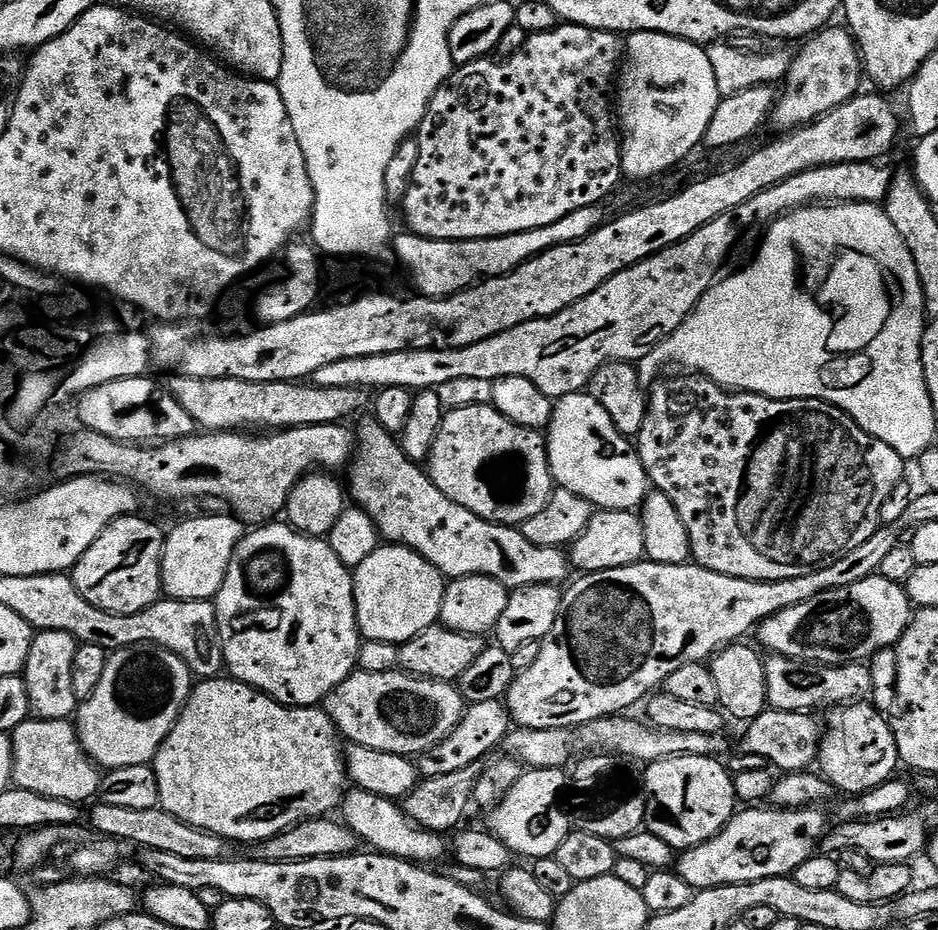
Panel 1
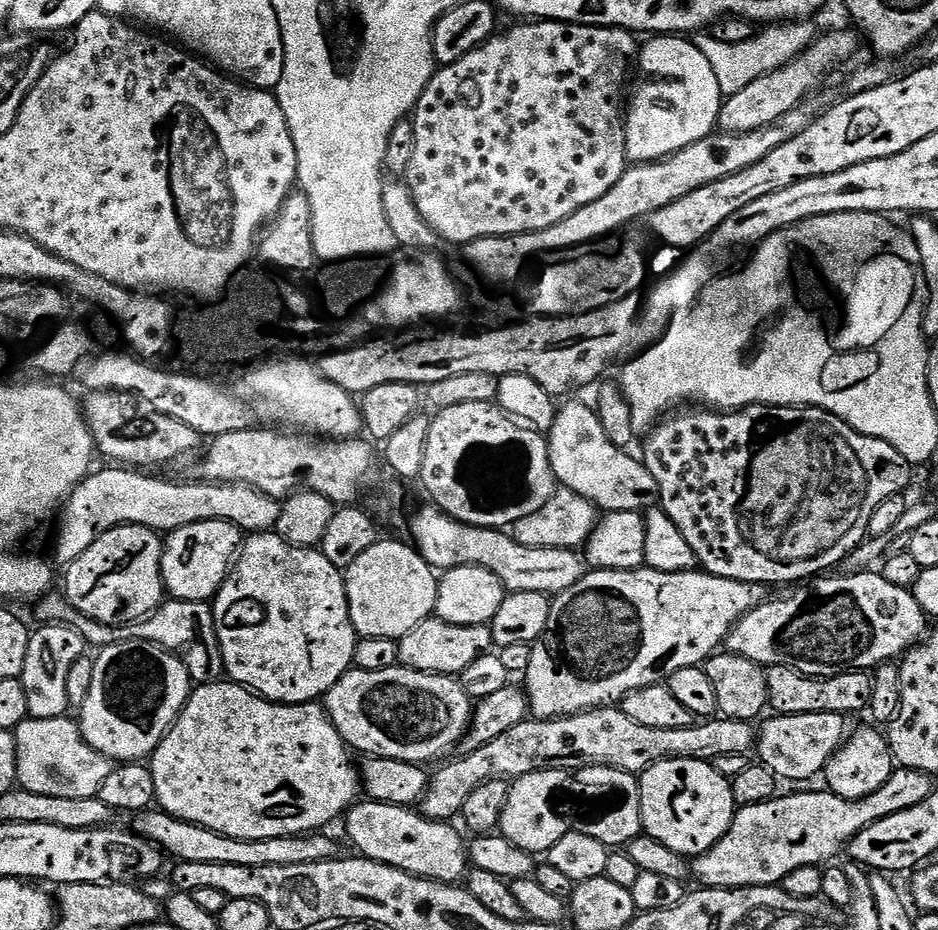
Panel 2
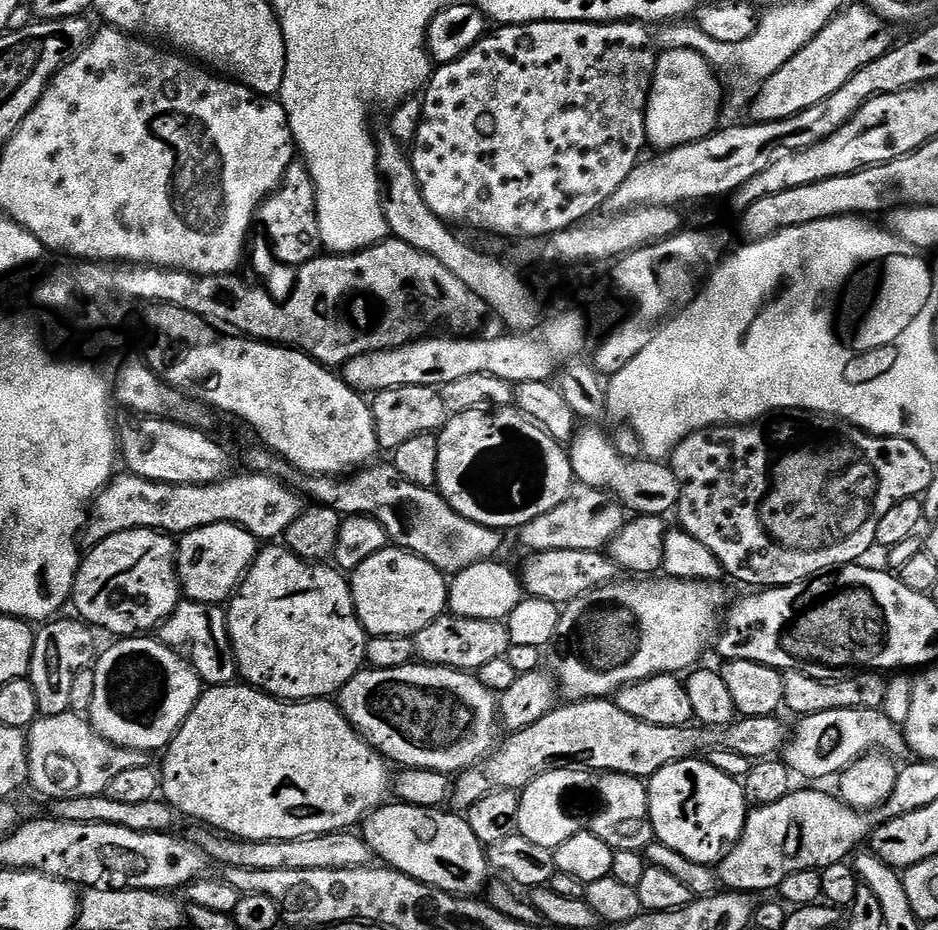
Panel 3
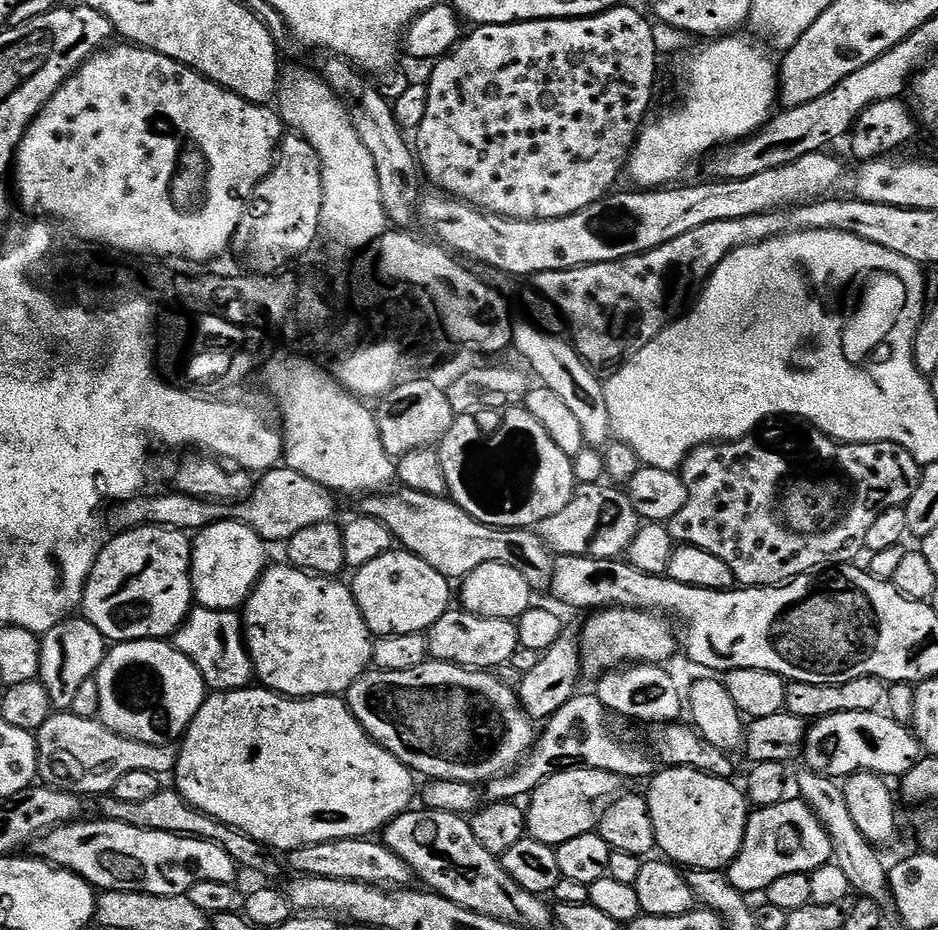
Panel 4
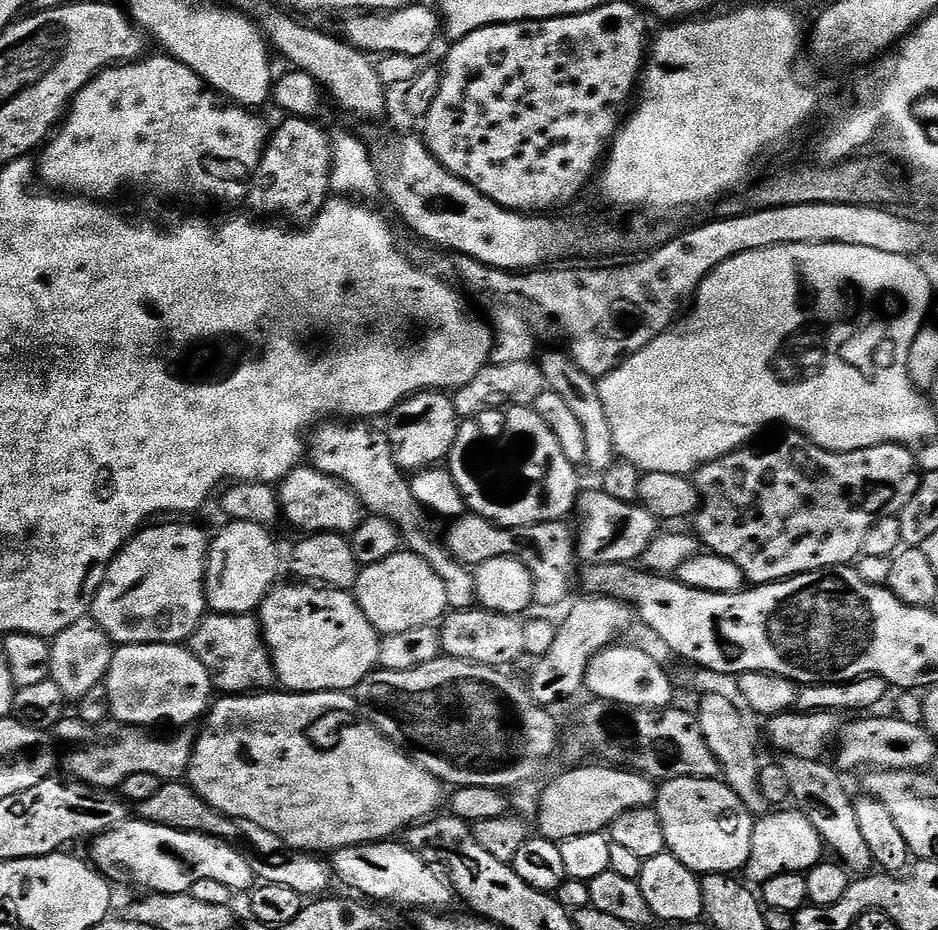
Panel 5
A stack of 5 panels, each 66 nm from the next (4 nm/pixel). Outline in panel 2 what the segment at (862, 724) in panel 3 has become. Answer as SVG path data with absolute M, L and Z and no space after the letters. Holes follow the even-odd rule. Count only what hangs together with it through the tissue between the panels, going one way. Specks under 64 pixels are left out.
M839 712L830 714L794 714L786 716L783 714L772 714L763 721L764 725L759 725L758 739L754 745L755 751L760 751L759 763L765 764L781 781L784 780L808 780L811 776L819 777L824 769L828 767L832 756L843 746L846 739L844 732L845 717Z

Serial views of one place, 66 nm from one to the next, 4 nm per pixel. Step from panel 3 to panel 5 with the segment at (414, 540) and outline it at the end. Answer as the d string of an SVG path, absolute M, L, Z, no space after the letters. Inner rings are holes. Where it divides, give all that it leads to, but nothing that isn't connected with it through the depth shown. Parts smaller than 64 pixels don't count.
M475 514L457 516L447 525L446 543L452 556L463 564L475 566L490 562L490 558L514 558L521 560L530 570L534 582L534 600L539 604L560 604L572 592L572 583L577 583L578 553L574 528L564 520L551 520L541 524L527 524L504 528Z

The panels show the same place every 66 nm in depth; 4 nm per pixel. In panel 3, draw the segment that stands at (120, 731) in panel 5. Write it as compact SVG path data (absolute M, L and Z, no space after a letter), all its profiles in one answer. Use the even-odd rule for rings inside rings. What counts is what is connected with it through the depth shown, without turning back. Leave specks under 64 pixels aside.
M71 710L57 716L40 716L27 729L28 741L28 779L29 785L33 784L44 796L49 796L49 801L73 800L87 796L103 796L108 791L110 781L117 774L125 770L138 770L147 768L150 764L149 753L139 752L133 748L123 748L106 738L102 738L83 715Z

